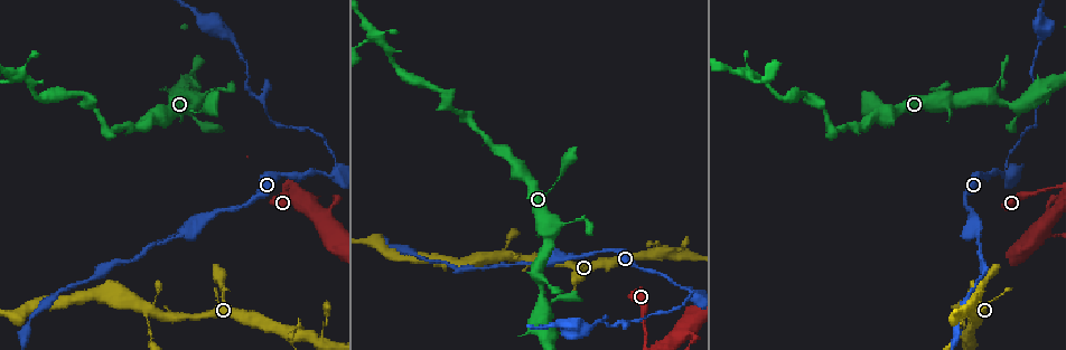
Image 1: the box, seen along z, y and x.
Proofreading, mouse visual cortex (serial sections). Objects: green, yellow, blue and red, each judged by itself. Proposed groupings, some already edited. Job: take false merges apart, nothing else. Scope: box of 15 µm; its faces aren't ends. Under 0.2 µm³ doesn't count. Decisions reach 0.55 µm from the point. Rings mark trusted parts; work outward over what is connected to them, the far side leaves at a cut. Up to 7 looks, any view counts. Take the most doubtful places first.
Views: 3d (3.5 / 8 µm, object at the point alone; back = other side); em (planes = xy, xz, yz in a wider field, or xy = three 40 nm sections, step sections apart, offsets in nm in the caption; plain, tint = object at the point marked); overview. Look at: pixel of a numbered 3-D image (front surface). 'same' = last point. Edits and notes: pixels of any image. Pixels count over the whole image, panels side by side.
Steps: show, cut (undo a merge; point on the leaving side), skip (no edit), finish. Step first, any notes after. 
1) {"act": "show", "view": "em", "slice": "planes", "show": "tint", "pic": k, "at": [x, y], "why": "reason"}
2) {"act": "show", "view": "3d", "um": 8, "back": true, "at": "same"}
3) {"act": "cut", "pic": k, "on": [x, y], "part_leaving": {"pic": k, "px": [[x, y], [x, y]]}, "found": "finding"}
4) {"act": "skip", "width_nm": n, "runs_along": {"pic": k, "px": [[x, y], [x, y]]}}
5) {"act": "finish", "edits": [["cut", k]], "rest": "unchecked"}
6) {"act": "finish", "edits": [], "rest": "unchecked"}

{"act": "show", "view": "3d", "um": 3.5, "pic": 1, "at": [333, 157], "why": "thick turns thin"}

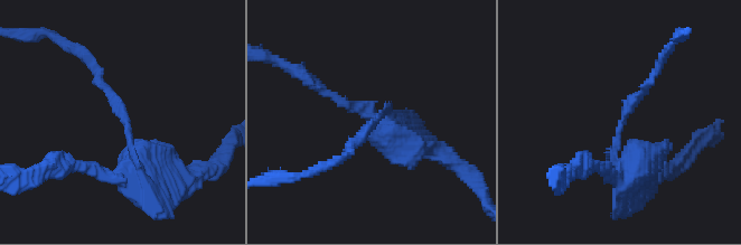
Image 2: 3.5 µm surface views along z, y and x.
{"act": "show", "view": "em", "slice": "xy", "step": 3, "show": "tint", "pic": 2, "at": [128, 128], "why": "now the EM"}

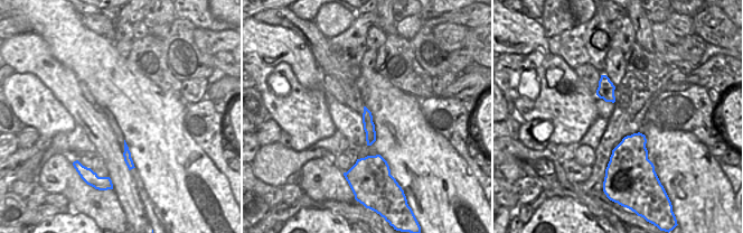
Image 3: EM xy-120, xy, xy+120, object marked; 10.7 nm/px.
{"act": "skip", "width_nm": 120, "runs_along": {"pic": 3, "px": [[366, 112], [369, 141]]}, "found": "continuous, no second cell"}

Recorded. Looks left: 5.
{"act": "show", "view": "3d", "um": 3.5, "pic": 1, "at": [507, 254], "why": "sharp bend"}

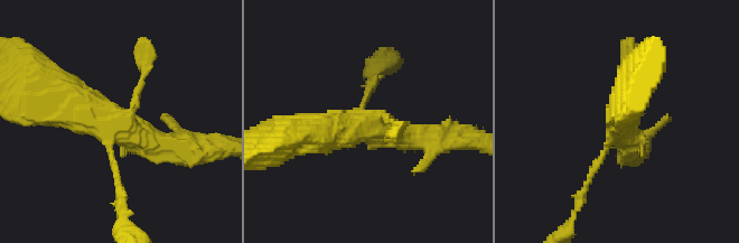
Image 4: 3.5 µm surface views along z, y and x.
{"act": "show", "view": "em", "slice": "xy", "step": 5, "show": "tint", "pic": 4, "at": [118, 127], "why": "need the tissue"}

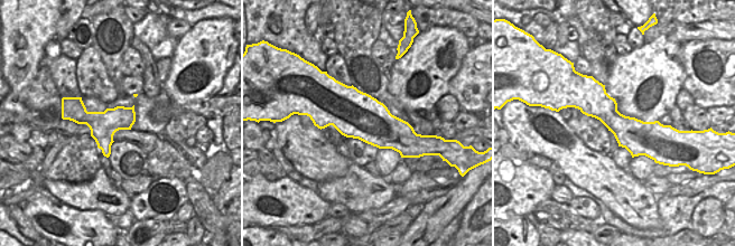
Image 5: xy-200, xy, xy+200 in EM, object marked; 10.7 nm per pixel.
{"act": "skip", "runs_along": {"pic": 4, "px": [[187, 149], [139, 139], [53, 94]]}, "found": "continuous, no second cell"}

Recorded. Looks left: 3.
{"act": "show", "view": "3d", "um": 3.5, "pic": 1, "at": [188, 232], "why": "calibre changes"}

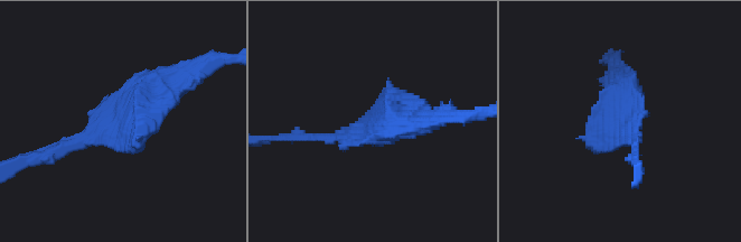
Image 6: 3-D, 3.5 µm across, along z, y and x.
{"act": "show", "view": "em", "slice": "planes", "show": "tint", "pic": 6, "at": [625, 126], "why": "need the tissue"}

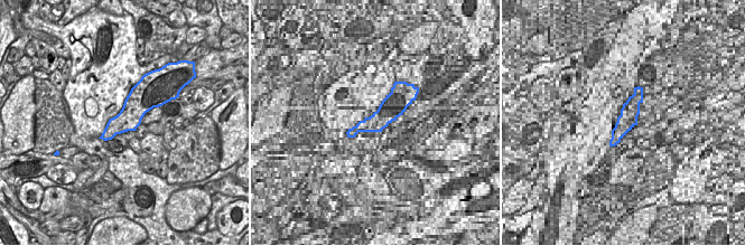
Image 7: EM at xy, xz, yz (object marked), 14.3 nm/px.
{"act": "skip", "runs_along": {"pic": 6, "px": [[180, 84], [115, 129], [49, 152]]}, "found": "all the same cell"}

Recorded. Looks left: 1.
{"act": "finish", "edits": [], "rest": "unchecked"}

